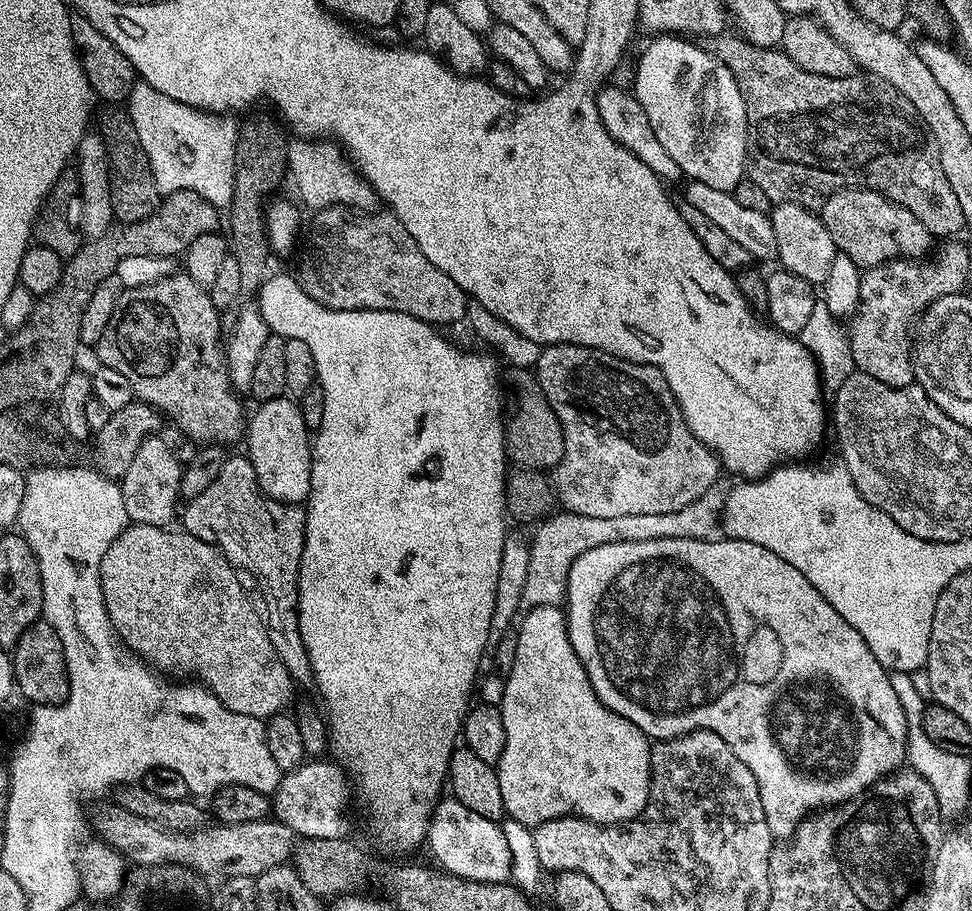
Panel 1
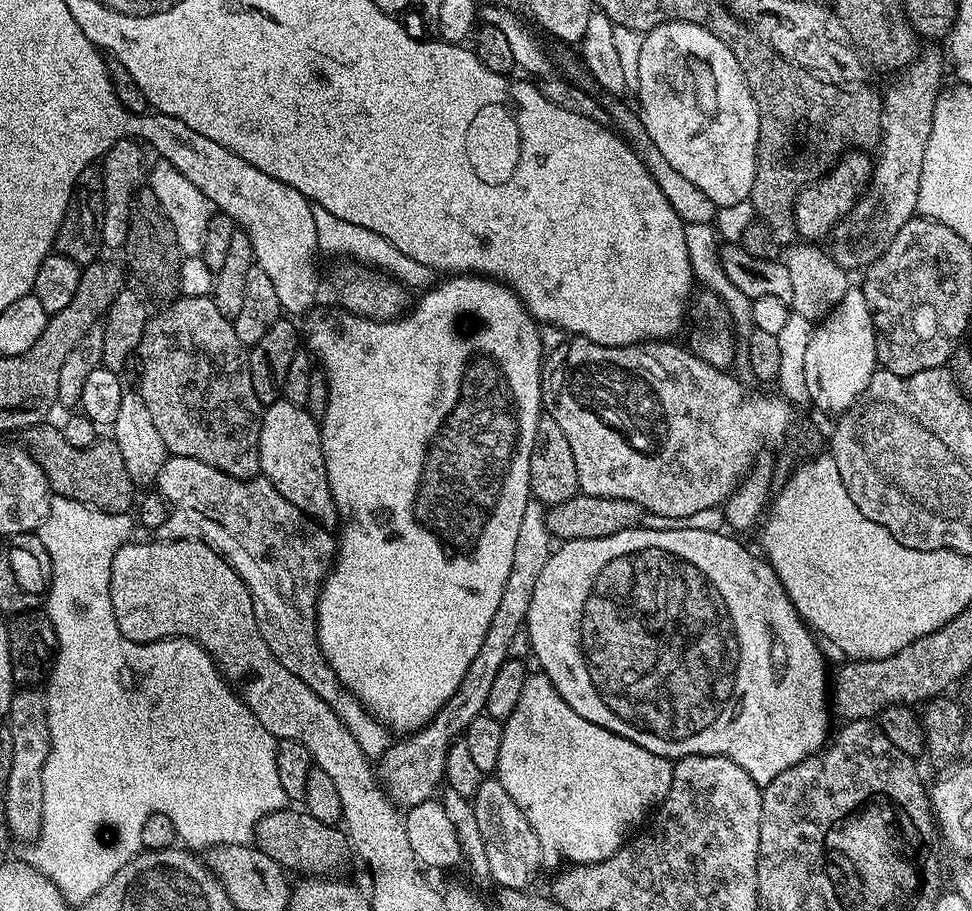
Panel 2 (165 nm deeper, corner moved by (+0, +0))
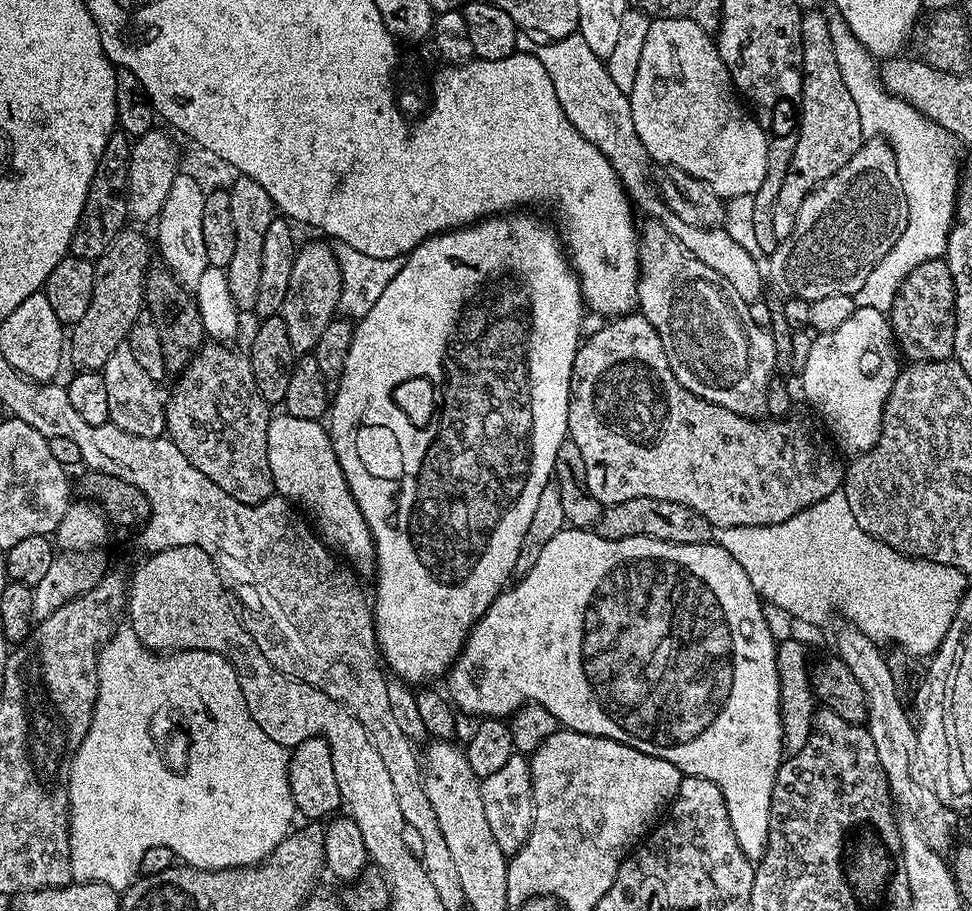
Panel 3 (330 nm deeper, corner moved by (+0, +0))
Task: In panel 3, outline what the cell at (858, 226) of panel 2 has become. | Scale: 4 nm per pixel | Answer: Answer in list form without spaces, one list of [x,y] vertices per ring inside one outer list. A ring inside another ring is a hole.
[[[884,138],[865,139],[864,147],[856,151],[854,158],[850,158],[842,170],[821,180],[808,193],[796,215],[791,237],[777,243],[774,254],[767,257],[767,279],[784,298],[813,302],[831,296],[855,297],[856,292],[866,286],[870,270],[874,270],[890,250],[894,250],[898,238],[902,238],[902,230],[906,230],[907,221],[906,194],[902,190],[902,178],[898,176],[898,162],[891,144]]]

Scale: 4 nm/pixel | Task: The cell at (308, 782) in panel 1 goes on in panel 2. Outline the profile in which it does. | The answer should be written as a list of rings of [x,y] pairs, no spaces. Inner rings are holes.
[[[529,499],[526,514],[522,514],[522,527],[518,529],[518,543],[514,545],[514,562],[510,565],[510,574],[506,577],[506,586],[502,589],[502,598],[498,601],[498,611],[486,629],[486,638],[482,638],[482,650],[478,650],[462,686],[454,690],[452,697],[434,714],[434,718],[419,732],[405,735],[393,743],[378,760],[378,779],[388,794],[389,800],[401,809],[407,810],[437,795],[436,787],[445,783],[444,771],[446,758],[454,740],[461,739],[464,731],[486,709],[486,698],[490,698],[490,689],[498,670],[509,659],[508,651],[514,634],[518,634],[528,622],[530,602],[534,598],[534,586],[538,582],[542,569],[554,551],[554,537],[548,530],[547,511],[539,500]]]

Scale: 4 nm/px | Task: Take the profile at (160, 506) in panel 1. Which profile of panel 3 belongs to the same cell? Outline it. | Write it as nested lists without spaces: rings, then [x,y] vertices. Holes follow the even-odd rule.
[[[125,342],[118,346],[110,358],[106,358],[106,366],[102,370],[107,393],[107,405],[109,407],[109,421],[118,430],[126,430],[126,434],[134,434],[138,438],[150,438],[159,440],[165,435],[164,405],[165,397],[160,397],[161,385],[142,365],[134,359],[130,346]]]

